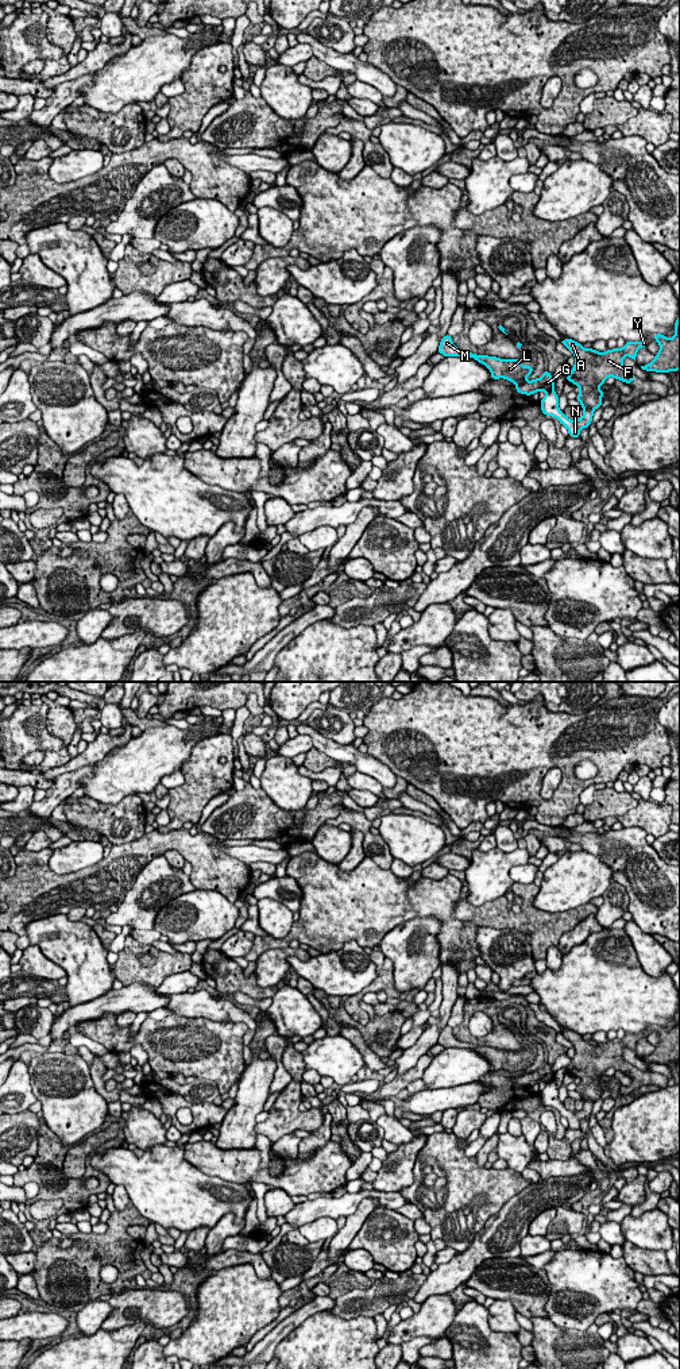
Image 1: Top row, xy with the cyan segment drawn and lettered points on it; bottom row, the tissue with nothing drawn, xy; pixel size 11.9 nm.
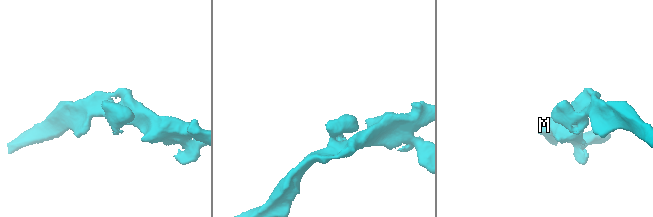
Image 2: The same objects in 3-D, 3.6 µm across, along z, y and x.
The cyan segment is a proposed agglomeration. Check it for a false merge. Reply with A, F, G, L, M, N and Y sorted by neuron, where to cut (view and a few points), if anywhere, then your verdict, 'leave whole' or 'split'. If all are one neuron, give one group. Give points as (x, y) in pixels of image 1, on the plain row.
groups A F G L M Y / N; cut xy (553, 1079), (547, 1083); split

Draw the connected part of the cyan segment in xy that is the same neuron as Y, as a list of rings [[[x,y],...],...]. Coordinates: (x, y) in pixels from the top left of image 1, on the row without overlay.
[[[572,1030],[561,1033],[573,1046],[575,1056],[567,1067],[567,1072],[580,1079],[576,1091],[582,1095],[582,1100],[598,1100],[603,1091],[604,1081],[599,1079],[608,1068],[614,1068],[627,1076],[635,1069],[623,1057],[623,1049],[630,1048],[635,1052],[637,1042],[648,1037],[648,1031],[626,1033],[622,1040],[613,1040],[598,1044],[594,1040],[586,1041],[580,1034]]]

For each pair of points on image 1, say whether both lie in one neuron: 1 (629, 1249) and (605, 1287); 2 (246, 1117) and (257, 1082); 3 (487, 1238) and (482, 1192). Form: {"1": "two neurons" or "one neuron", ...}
{"1": "two neurons", "2": "one neuron", "3": "two neurons"}

